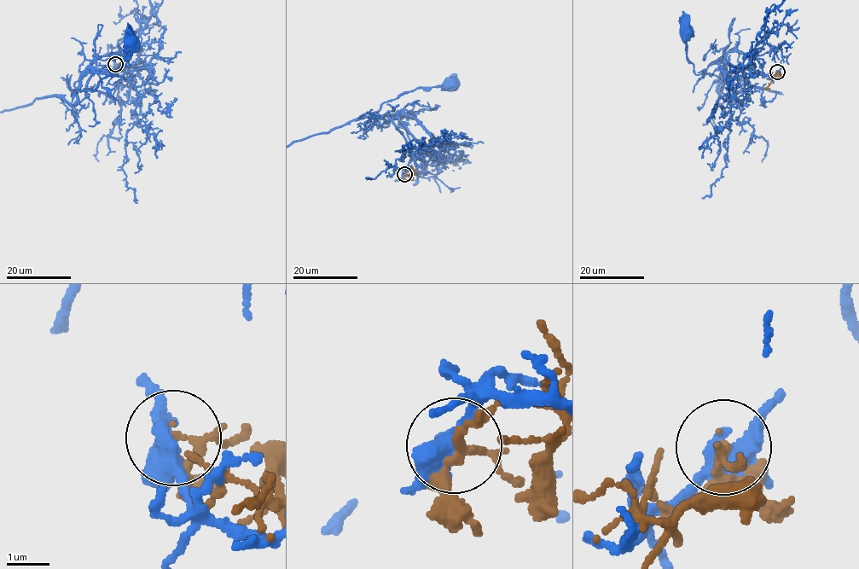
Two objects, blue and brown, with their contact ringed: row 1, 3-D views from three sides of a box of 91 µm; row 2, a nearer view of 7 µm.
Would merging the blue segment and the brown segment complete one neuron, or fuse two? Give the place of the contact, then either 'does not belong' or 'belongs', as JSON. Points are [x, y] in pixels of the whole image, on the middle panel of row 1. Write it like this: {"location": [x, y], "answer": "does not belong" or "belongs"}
{"location": [404, 174], "answer": "does not belong"}

